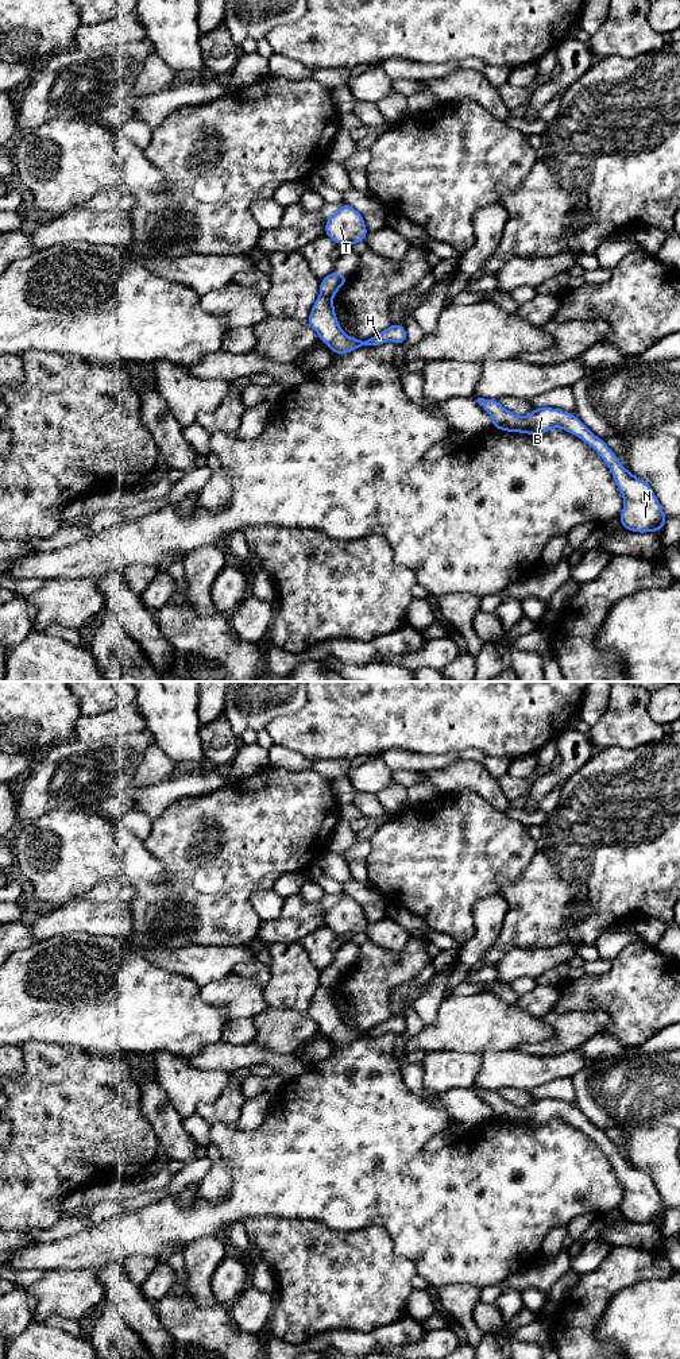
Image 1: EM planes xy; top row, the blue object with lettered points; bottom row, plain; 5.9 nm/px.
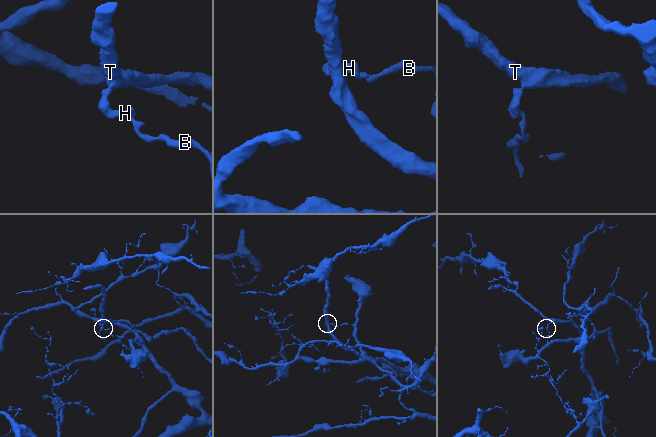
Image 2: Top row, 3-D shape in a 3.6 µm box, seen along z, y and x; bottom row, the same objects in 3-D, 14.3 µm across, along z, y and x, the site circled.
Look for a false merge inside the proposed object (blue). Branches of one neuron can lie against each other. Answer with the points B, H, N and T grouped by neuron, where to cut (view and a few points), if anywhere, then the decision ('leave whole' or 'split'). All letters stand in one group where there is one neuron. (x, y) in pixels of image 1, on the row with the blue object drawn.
B H N / T | xy (320, 294), (332, 297) | split

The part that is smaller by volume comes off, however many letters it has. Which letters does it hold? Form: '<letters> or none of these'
T

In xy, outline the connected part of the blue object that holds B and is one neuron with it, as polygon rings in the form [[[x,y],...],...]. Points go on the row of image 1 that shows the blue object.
[[[478,398],[478,402],[491,416],[497,429],[542,435],[552,428],[561,428],[582,439],[607,464],[623,497],[619,516],[622,528],[637,533],[654,533],[664,528],[667,517],[650,484],[625,468],[606,441],[595,436],[575,414],[553,408],[534,408],[530,414],[521,417],[503,408],[498,399]]]

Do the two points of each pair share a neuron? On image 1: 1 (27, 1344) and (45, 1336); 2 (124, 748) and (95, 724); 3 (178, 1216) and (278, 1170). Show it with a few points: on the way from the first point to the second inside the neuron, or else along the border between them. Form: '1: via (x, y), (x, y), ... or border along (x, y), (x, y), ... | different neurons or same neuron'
1: via (31, 1344), (37, 1344), (41, 1340) | same neuron
2: border along (146, 726), (119, 737) | different neurons
3: via (203, 1216), (219, 1216), (254, 1192) | same neuron

